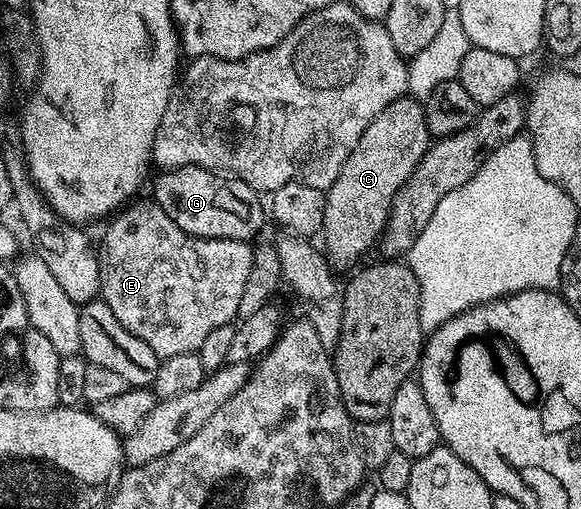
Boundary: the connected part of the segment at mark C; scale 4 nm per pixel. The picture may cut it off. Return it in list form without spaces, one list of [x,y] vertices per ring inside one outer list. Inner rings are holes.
[[[409,94],[390,102],[390,106],[386,106],[386,110],[382,110],[382,114],[378,114],[378,118],[374,118],[374,122],[370,122],[370,126],[366,126],[366,130],[362,130],[362,138],[358,138],[358,146],[354,146],[354,150],[350,150],[350,158],[346,158],[346,162],[342,162],[342,170],[338,174],[338,178],[334,178],[334,182],[324,194],[326,214],[322,229],[322,237],[324,236],[322,251],[333,269],[348,268],[351,264],[356,263],[359,265],[364,251],[371,244],[373,247],[379,241],[380,233],[388,225],[388,215],[392,204],[396,201],[398,190],[407,182],[410,174],[414,174],[418,162],[422,162],[429,143],[430,137],[426,126],[424,105],[419,99]]]

